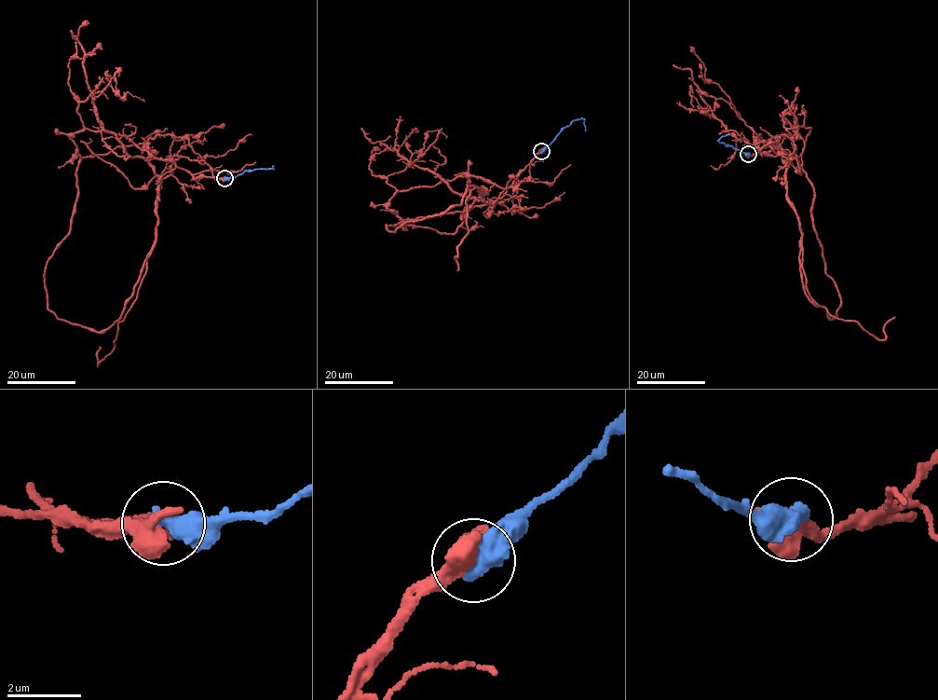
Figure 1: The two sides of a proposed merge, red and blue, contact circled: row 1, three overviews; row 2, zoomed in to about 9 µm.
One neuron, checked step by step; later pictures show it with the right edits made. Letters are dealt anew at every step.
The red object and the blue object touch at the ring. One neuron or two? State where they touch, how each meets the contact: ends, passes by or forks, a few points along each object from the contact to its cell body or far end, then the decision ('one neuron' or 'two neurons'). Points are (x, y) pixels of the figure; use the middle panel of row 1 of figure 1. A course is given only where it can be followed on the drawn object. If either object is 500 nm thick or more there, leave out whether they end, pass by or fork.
place (541, 151); course red (541, 151), (511, 186), (466, 198), (454, 233), (401, 222), (405, 229), (404, 220), (386, 225), (389, 231); course blue (541, 152), (573, 120), (582, 118), (585, 131); one neuron

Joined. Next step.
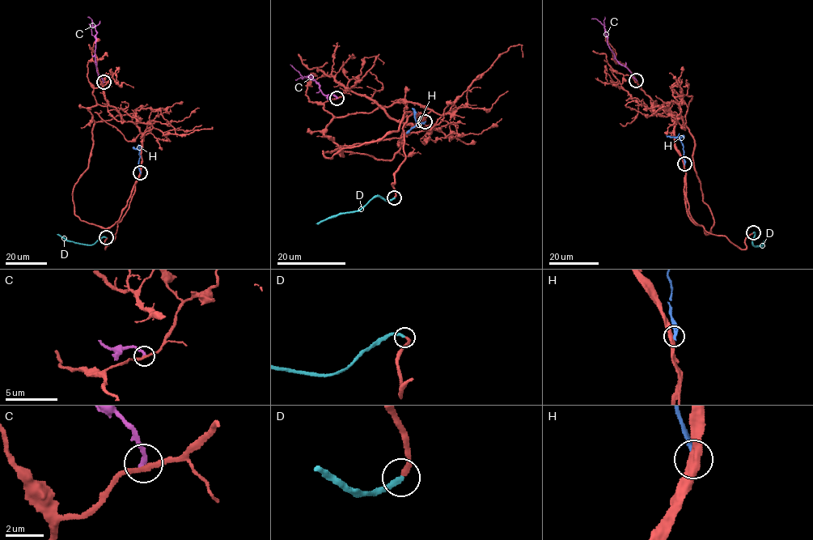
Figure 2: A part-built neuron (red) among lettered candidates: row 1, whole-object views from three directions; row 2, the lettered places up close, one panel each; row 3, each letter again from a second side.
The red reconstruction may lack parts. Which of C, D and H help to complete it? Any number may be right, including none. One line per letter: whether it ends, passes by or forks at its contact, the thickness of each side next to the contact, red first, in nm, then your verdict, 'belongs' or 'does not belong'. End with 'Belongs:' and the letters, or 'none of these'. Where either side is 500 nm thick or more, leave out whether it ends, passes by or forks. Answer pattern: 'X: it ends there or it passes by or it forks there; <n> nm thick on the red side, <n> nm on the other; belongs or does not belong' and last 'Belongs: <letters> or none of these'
C: it ends there; 240 nm thick on the red side, 220 nm on the other; does not belong
D: it ends there; 240 nm thick on the red side, 280 nm on the other; belongs
H: it ends there; 420 nm thick on the red side, 240 nm on the other; does not belong
Belongs: D

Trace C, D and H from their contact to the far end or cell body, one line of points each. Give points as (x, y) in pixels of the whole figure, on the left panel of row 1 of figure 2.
C: (103, 82), (95, 61), (96, 31), (87, 17)
D: (106, 237), (86, 245), (66, 240), (57, 234)
H: (140, 172), (138, 145)

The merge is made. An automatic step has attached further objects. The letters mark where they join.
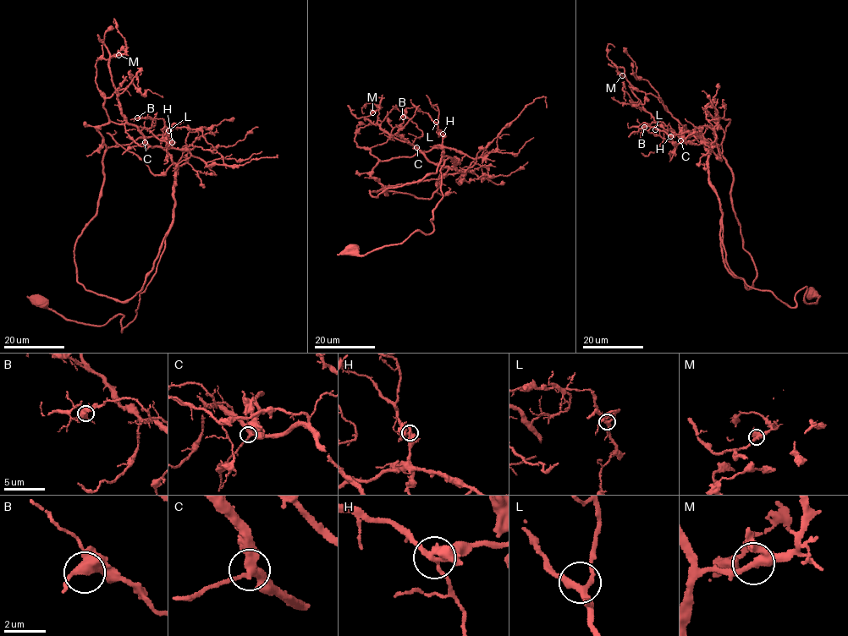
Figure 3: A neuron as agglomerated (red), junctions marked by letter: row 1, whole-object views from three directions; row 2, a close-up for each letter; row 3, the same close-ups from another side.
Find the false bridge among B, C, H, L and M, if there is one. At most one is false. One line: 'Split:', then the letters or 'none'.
Split: none

